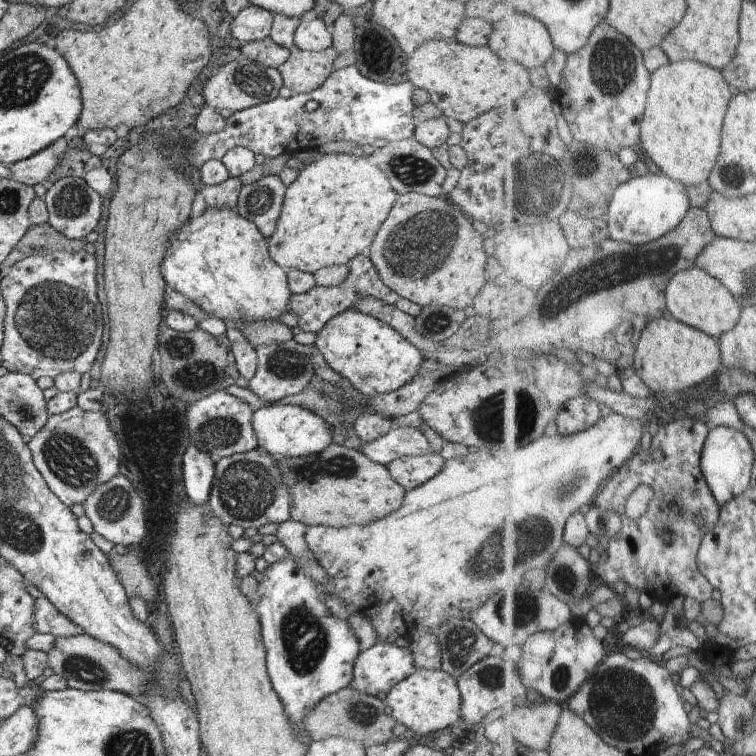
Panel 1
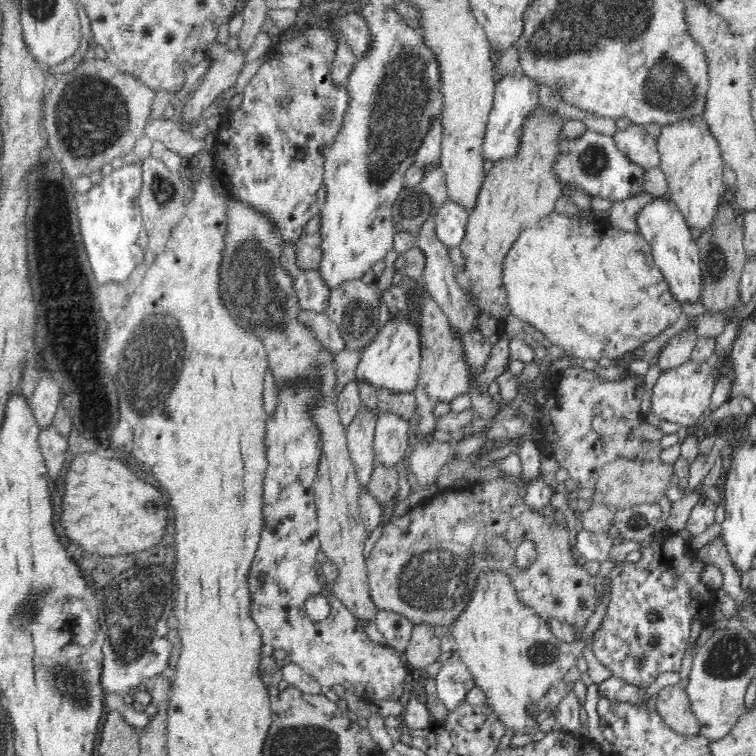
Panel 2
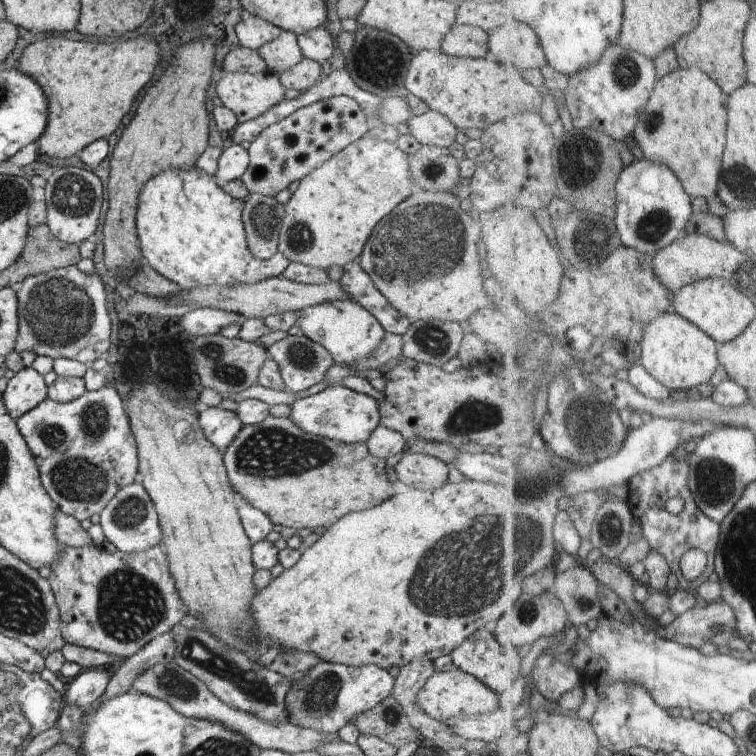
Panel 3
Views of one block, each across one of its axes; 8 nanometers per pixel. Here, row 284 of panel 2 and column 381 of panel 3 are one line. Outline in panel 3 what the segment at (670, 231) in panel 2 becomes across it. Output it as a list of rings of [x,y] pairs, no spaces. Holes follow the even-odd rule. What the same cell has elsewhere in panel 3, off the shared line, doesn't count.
[[[318,661],[303,674],[299,685],[292,685],[285,696],[289,720],[303,729],[325,733],[340,732],[356,715],[372,710],[391,696],[395,678],[376,665],[346,666],[342,663]]]

